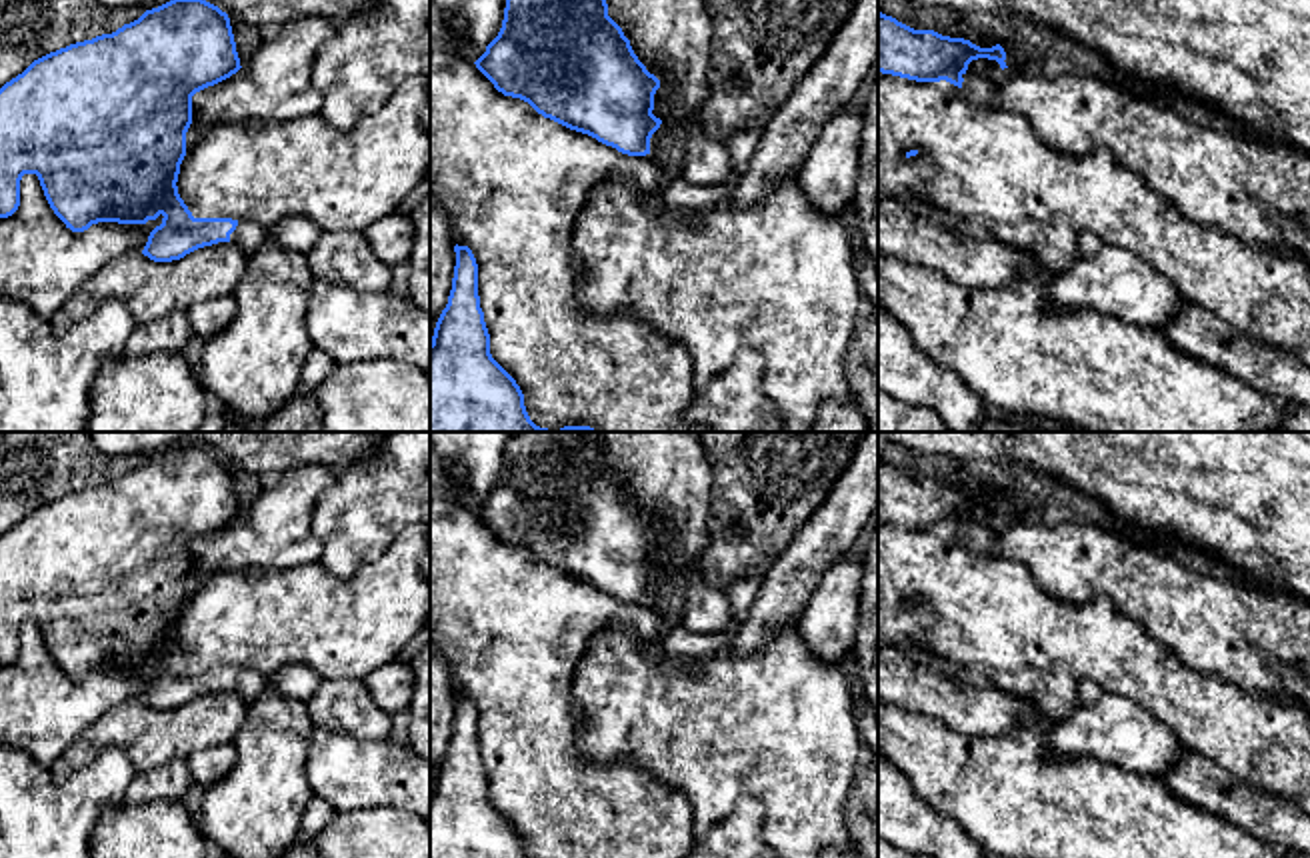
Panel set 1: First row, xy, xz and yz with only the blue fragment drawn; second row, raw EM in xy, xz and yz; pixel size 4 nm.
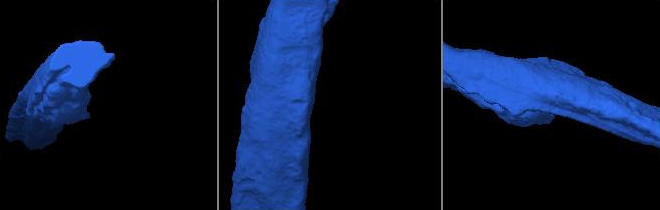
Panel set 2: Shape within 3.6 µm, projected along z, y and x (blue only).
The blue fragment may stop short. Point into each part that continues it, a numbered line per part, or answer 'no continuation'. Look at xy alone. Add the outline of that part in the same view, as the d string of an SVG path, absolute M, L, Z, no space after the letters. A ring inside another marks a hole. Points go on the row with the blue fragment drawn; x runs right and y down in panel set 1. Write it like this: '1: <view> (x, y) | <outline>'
1: xy (248, 236) | M238 220L236 230L230 234L234 242L248 258L270 238L270 230L256 222Z

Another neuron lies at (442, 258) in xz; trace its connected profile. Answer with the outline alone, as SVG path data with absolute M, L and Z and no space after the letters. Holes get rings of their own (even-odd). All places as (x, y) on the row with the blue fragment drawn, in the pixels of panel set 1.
M430 192L430 320L438 322L452 290L456 252L446 214Z

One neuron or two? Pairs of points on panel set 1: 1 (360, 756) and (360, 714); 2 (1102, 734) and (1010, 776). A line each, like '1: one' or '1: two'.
1: two
2: two

